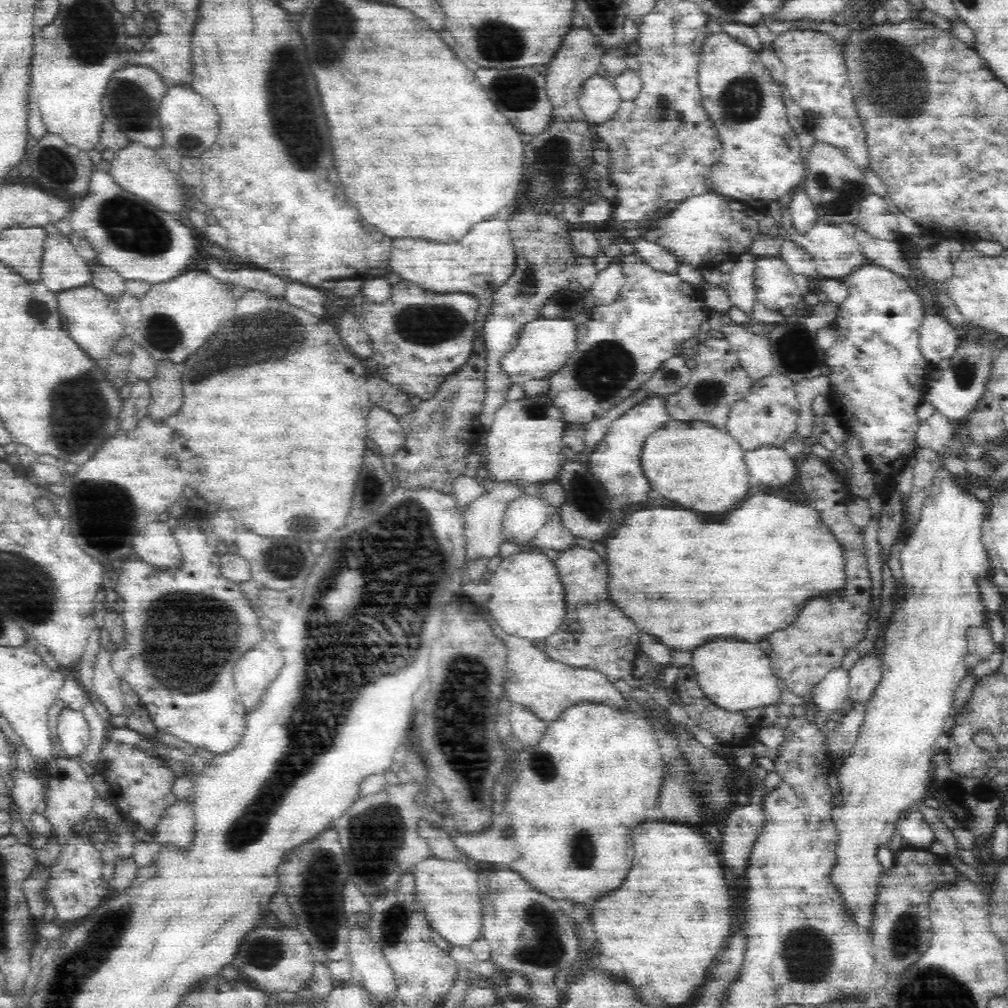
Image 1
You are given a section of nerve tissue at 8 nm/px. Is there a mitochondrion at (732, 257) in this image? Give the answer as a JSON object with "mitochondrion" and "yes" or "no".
{"mitochondrion":"no"}

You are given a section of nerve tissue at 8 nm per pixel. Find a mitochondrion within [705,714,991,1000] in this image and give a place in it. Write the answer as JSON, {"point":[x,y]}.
{"point":[808,954]}

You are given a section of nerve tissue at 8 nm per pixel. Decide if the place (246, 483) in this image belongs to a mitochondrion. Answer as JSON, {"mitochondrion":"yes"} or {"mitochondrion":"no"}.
{"mitochondrion":"no"}

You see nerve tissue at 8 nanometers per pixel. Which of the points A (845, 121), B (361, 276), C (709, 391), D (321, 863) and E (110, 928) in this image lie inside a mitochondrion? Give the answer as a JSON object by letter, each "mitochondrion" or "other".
{"A":"other","B":"other","C":"mitochondrion","D":"mitochondrion","E":"mitochondrion"}

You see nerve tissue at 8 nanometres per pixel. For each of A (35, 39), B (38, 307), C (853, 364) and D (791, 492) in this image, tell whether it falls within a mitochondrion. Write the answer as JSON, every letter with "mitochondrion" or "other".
{"A":"other","B":"mitochondrion","C":"other","D":"other"}

